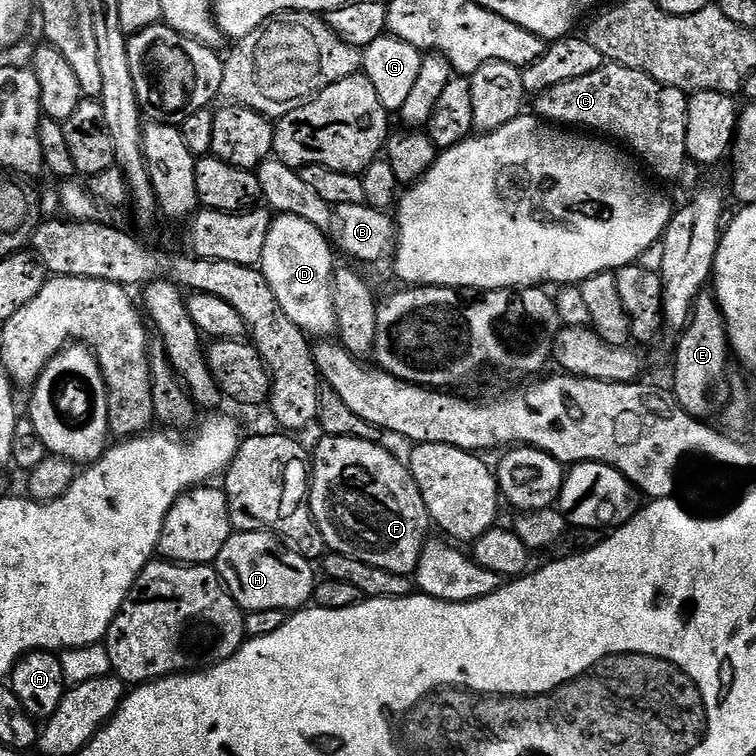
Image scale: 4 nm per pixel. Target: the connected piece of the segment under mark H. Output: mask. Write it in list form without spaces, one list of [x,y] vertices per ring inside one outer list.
[[[233,531],[232,537],[222,546],[214,565],[220,580],[224,583],[241,609],[254,610],[300,610],[313,599],[318,583],[318,572],[314,569],[313,561],[302,558],[293,548],[288,547],[278,536],[270,532],[238,532]]]

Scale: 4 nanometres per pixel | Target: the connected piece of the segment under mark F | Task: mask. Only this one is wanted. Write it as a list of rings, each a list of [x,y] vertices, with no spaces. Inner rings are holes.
[[[324,436],[321,441],[321,444],[316,448],[316,452],[314,448],[314,455],[310,460],[308,504],[312,507],[312,517],[318,526],[318,530],[322,530],[322,538],[325,545],[338,554],[346,554],[350,558],[358,558],[358,562],[366,562],[370,566],[382,566],[382,570],[390,570],[394,574],[411,577],[416,571],[418,558],[422,554],[426,541],[429,539],[428,528],[430,529],[430,521],[426,510],[426,502],[422,502],[422,490],[418,490],[418,482],[414,482],[412,472],[407,464],[403,464],[392,457],[380,443],[366,442],[358,438],[338,438],[337,436]]]

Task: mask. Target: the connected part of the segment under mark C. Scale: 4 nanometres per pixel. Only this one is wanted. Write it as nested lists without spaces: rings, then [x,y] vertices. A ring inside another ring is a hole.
[[[605,62],[594,74],[535,93],[534,112],[547,123],[611,138],[631,149],[641,161],[644,159],[652,167],[653,177],[679,181],[689,163],[686,150],[688,97],[689,93],[660,84],[638,70]]]

